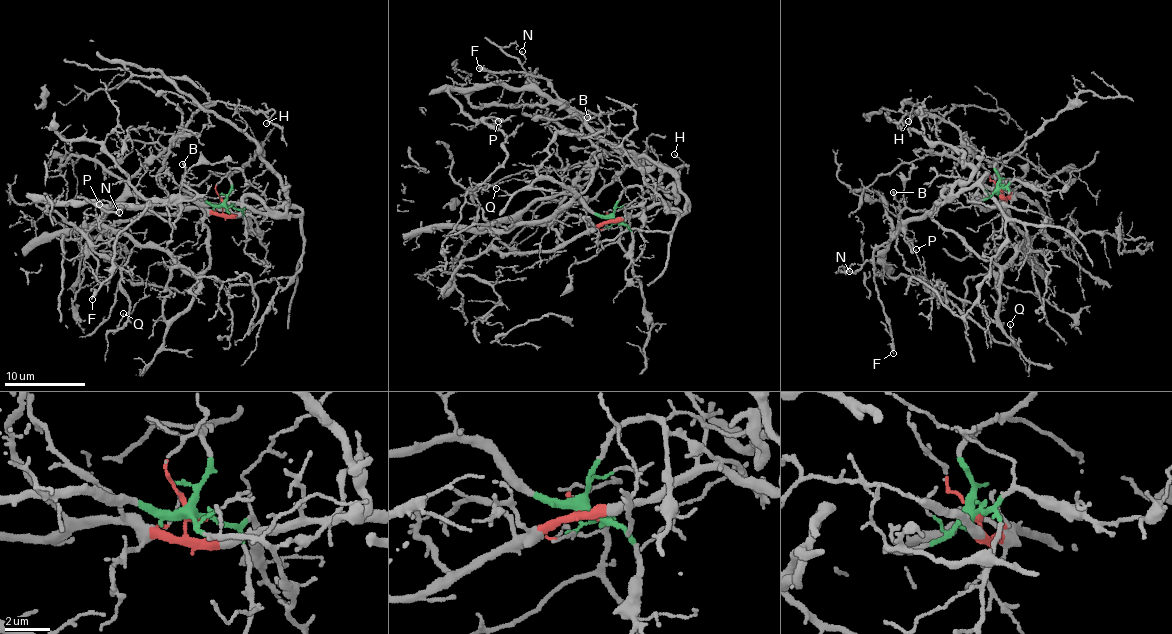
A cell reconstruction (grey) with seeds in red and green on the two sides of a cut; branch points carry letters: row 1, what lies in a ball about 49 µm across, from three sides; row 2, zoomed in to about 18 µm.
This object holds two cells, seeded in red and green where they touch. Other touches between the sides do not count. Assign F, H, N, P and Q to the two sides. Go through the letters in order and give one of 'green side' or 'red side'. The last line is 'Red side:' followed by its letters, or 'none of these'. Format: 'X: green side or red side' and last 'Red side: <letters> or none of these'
F: green side
H: green side
N: red side
P: red side
Q: red side
Red side: N, P, Q

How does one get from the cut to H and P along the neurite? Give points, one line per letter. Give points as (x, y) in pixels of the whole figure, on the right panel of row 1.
H: (1001, 188), (978, 198), (979, 207), (998, 201), (997, 169), (948, 122), (917, 115), (921, 103), (909, 122)
P: (1001, 188), (1003, 197), (983, 184), (985, 173), (902, 226), (880, 259), (891, 277), (926, 275), (916, 249)

